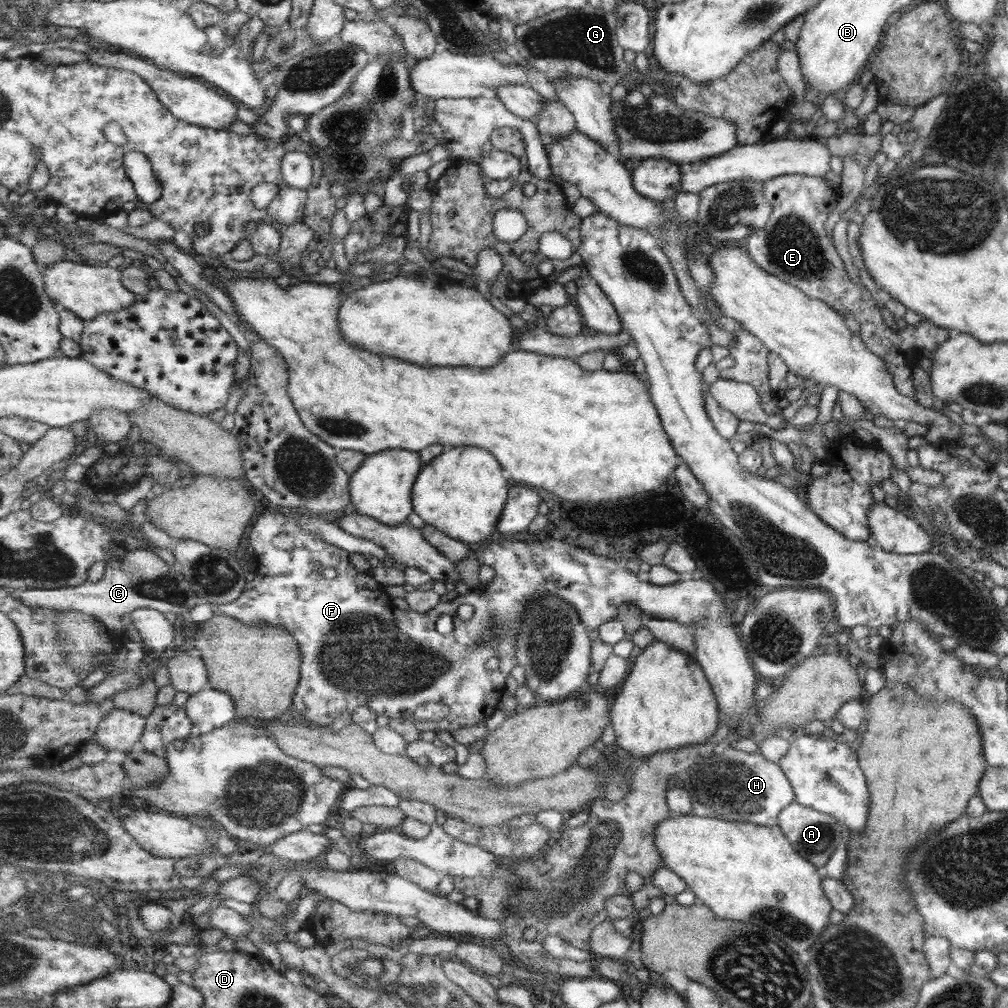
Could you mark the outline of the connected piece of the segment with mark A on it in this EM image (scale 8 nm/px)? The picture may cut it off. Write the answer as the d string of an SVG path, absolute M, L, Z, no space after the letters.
M795 801L779 812L777 826L791 844L791 847L797 851L797 854L809 861L818 870L827 862L831 853L841 842L841 831L843 830L843 827L833 816L817 812L815 809L797 804Z

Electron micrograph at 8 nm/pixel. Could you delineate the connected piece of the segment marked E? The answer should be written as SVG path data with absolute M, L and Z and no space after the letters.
M787 174L763 181L763 198L769 202L772 212L763 227L751 231L744 238L743 249L759 268L767 271L767 274L776 276L782 282L798 288L805 296L822 300L838 313L851 314L855 318L855 322L859 324L861 342L871 353L879 356L879 359L883 359L883 366L887 367L887 371L891 373L891 379L893 379L893 385L897 392L907 397L915 397L915 390L911 384L911 370L914 368L914 364L924 363L921 350L933 352L943 340L947 340L947 329L935 326L925 317L921 317L916 324L906 324L903 329L898 329L895 332L881 319L879 309L875 306L875 300L869 291L861 284L851 282L851 278L845 271L843 260L839 258L831 237L827 236L823 227L823 222L827 220L827 216L831 214L831 210L835 208L837 200L839 200L839 193L837 187L827 186L825 179L817 176Z

